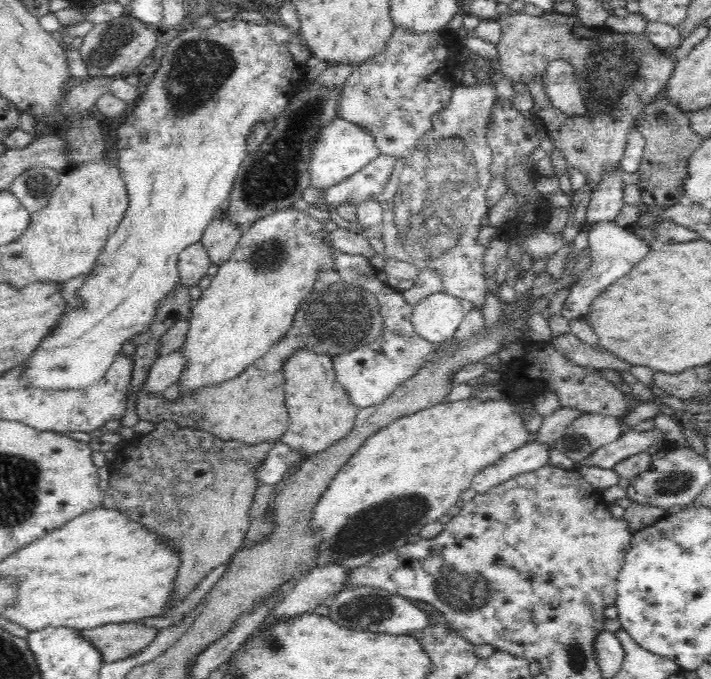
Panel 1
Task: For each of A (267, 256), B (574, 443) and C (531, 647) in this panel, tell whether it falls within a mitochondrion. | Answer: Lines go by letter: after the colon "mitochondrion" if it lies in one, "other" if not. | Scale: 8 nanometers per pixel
A: mitochondrion
B: mitochondrion
C: other

